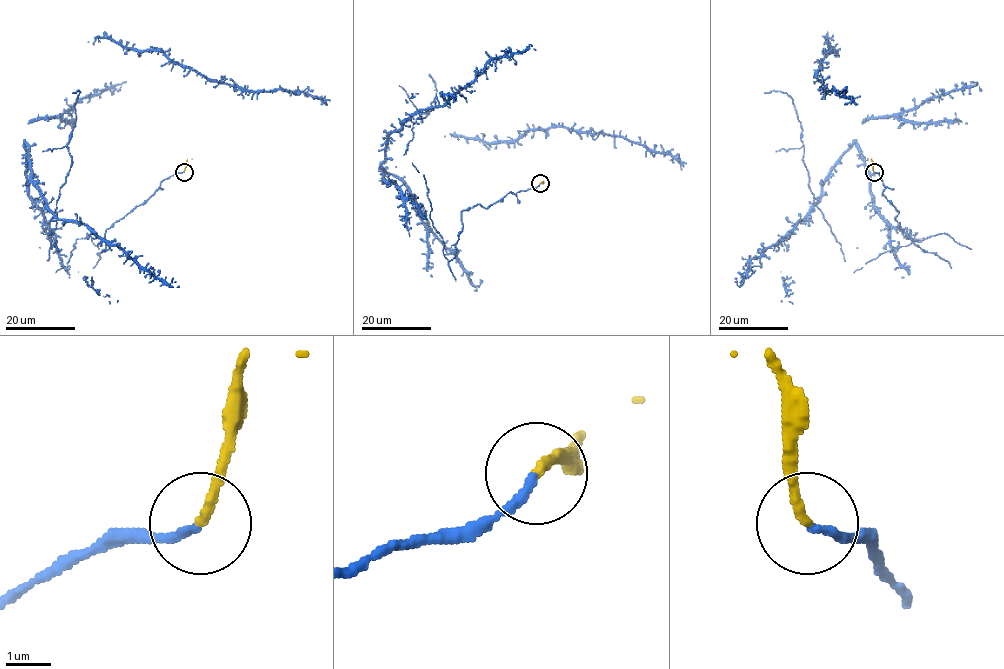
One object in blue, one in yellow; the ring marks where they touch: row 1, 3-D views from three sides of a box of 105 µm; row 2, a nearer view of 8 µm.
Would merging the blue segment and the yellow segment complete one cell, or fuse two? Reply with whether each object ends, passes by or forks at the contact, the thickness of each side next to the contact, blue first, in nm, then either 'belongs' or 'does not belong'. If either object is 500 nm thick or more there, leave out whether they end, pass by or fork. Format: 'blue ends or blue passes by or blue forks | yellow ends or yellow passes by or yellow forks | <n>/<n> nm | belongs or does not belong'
blue ends | yellow ends | 180/220 nm | belongs

